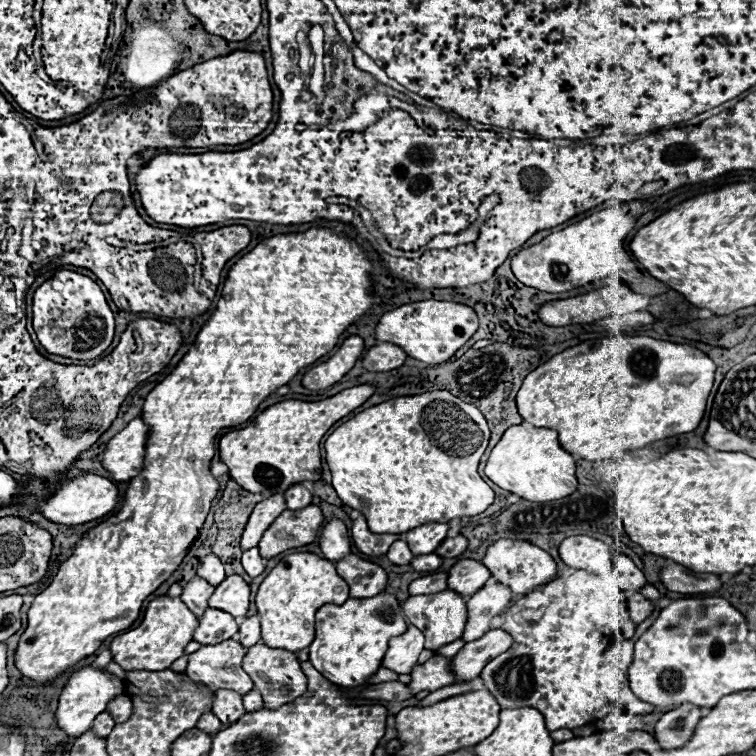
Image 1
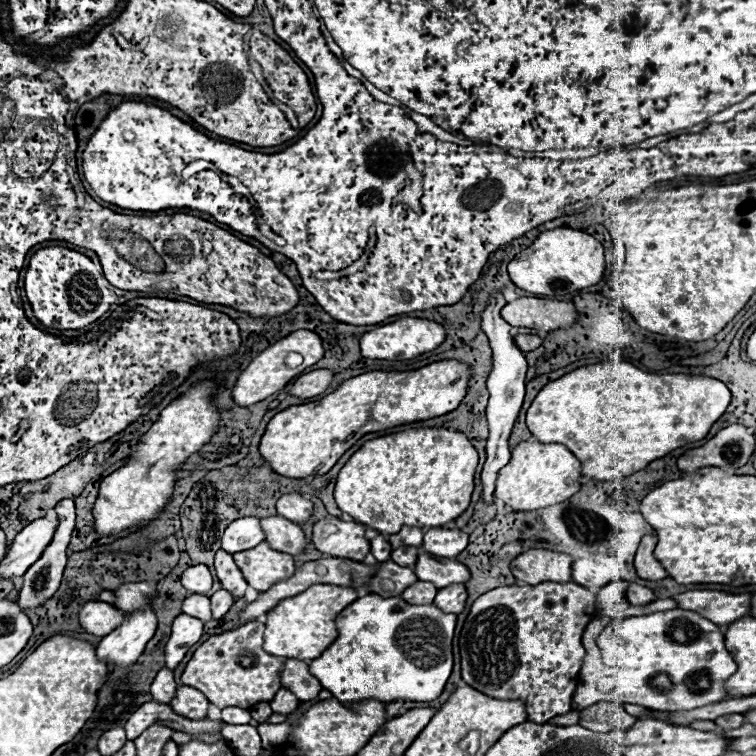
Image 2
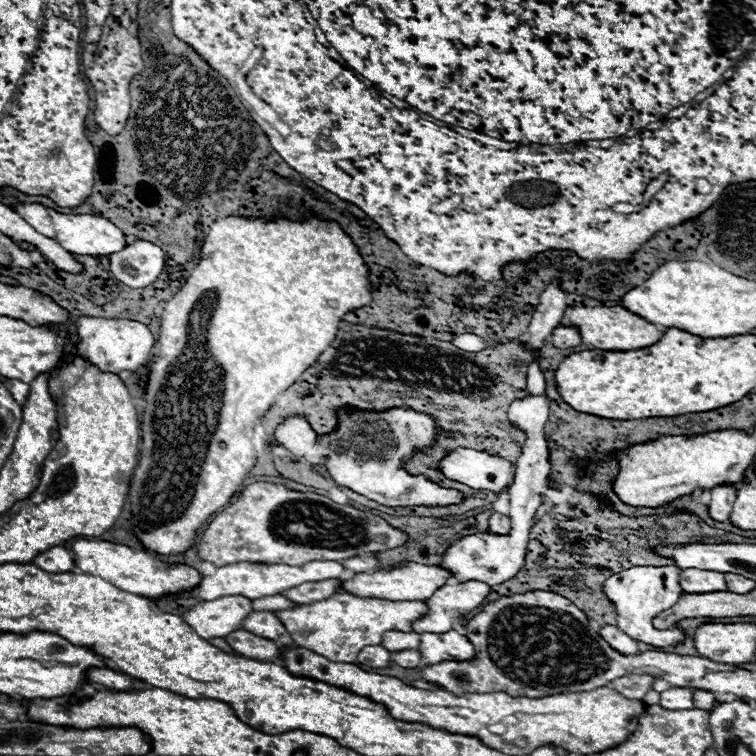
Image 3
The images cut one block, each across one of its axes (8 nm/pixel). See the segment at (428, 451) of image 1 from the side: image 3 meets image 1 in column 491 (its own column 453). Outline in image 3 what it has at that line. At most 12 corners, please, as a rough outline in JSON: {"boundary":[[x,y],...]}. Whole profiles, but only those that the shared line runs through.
{"boundary":[[338,410],[316,434],[276,426],[292,460],[382,506],[452,506],[464,492],[410,474],[430,448],[432,414]]}

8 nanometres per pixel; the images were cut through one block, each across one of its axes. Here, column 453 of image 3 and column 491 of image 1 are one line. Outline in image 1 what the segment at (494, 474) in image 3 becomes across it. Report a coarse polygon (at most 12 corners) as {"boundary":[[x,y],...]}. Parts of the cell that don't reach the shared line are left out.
{"boundary":[[510,426],[484,474],[530,502],[572,494],[576,460],[550,428]]}

